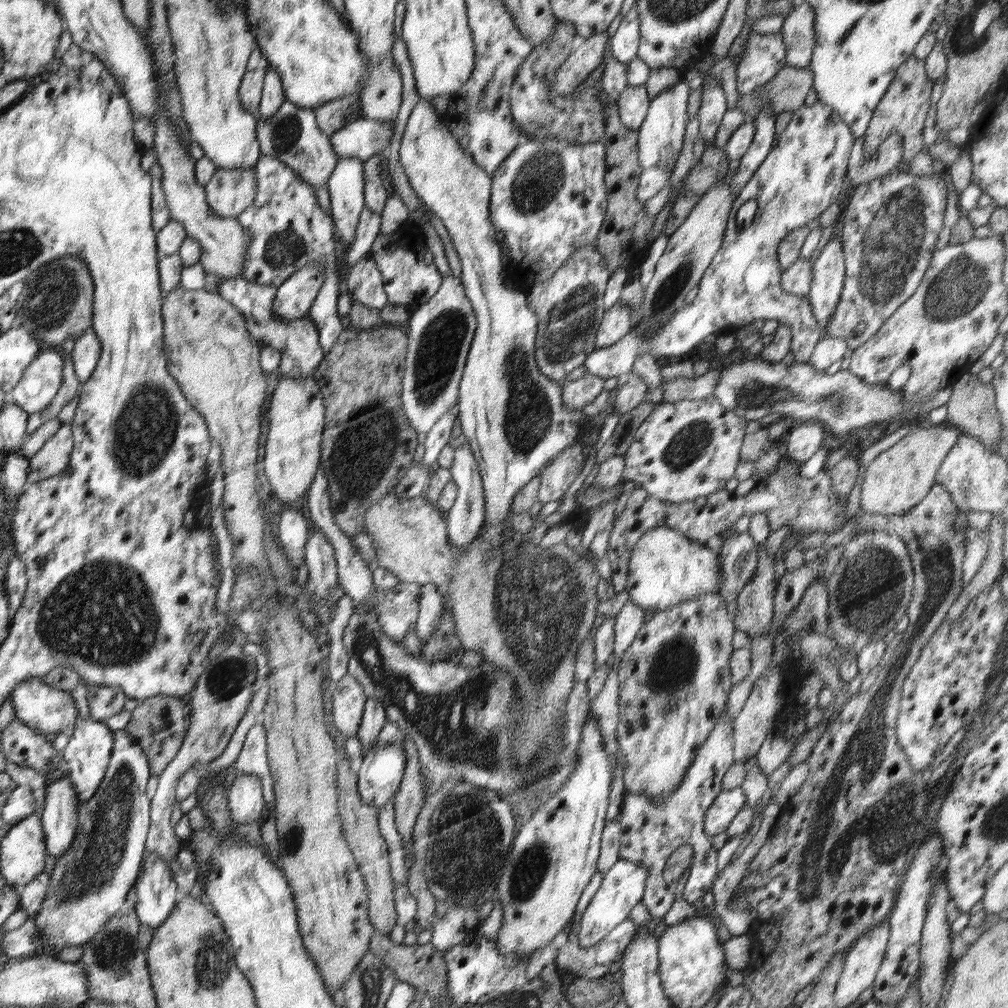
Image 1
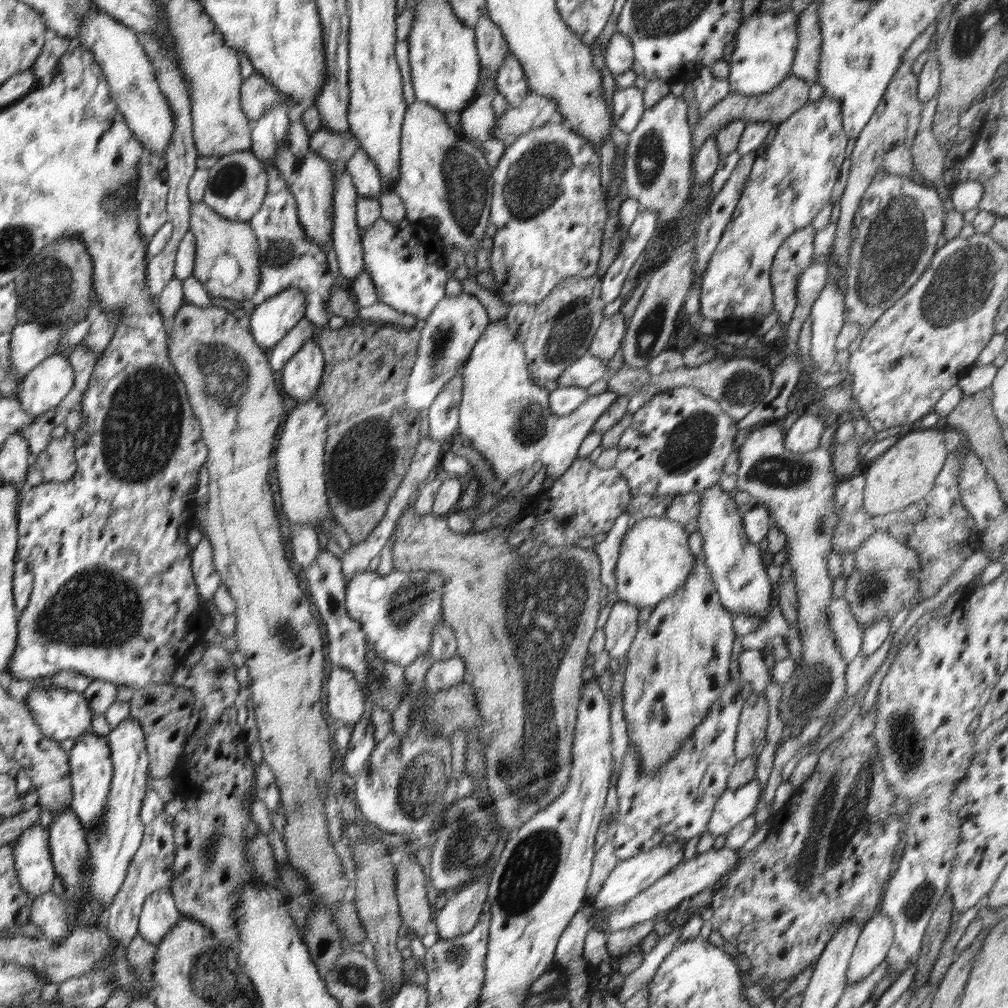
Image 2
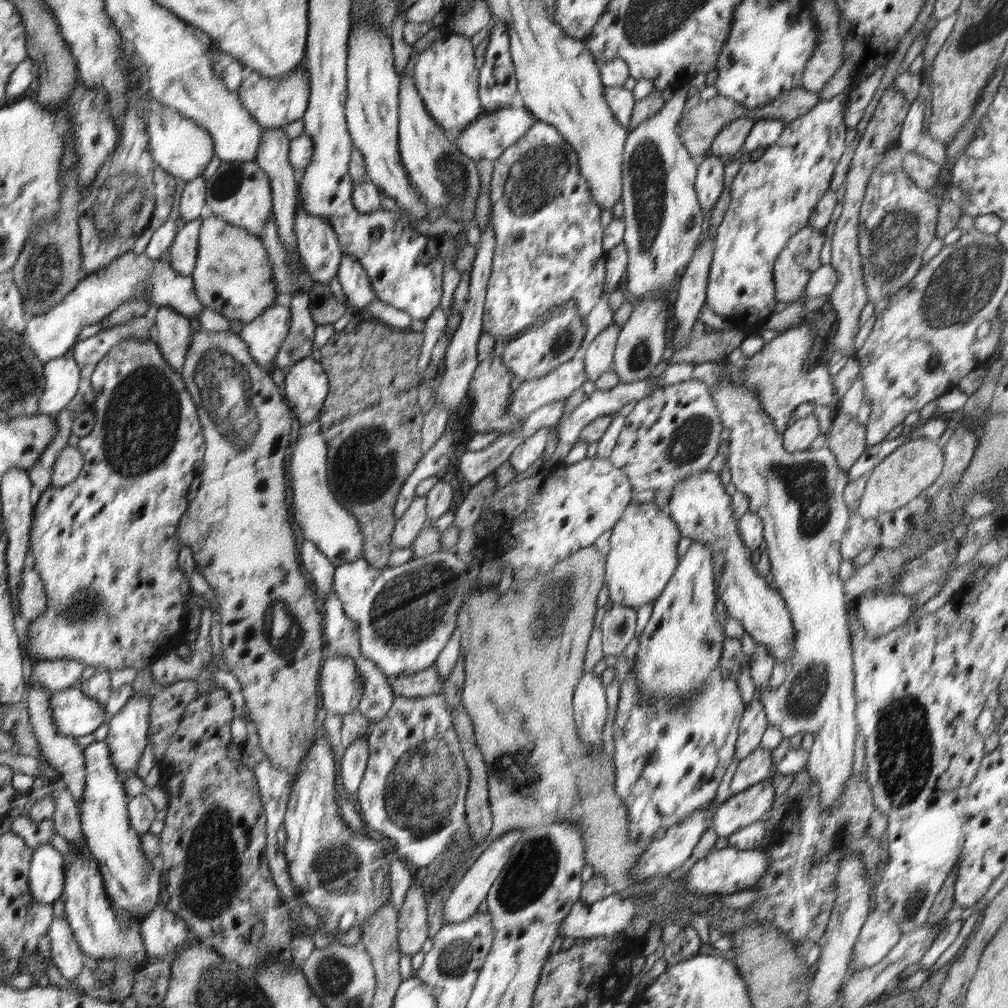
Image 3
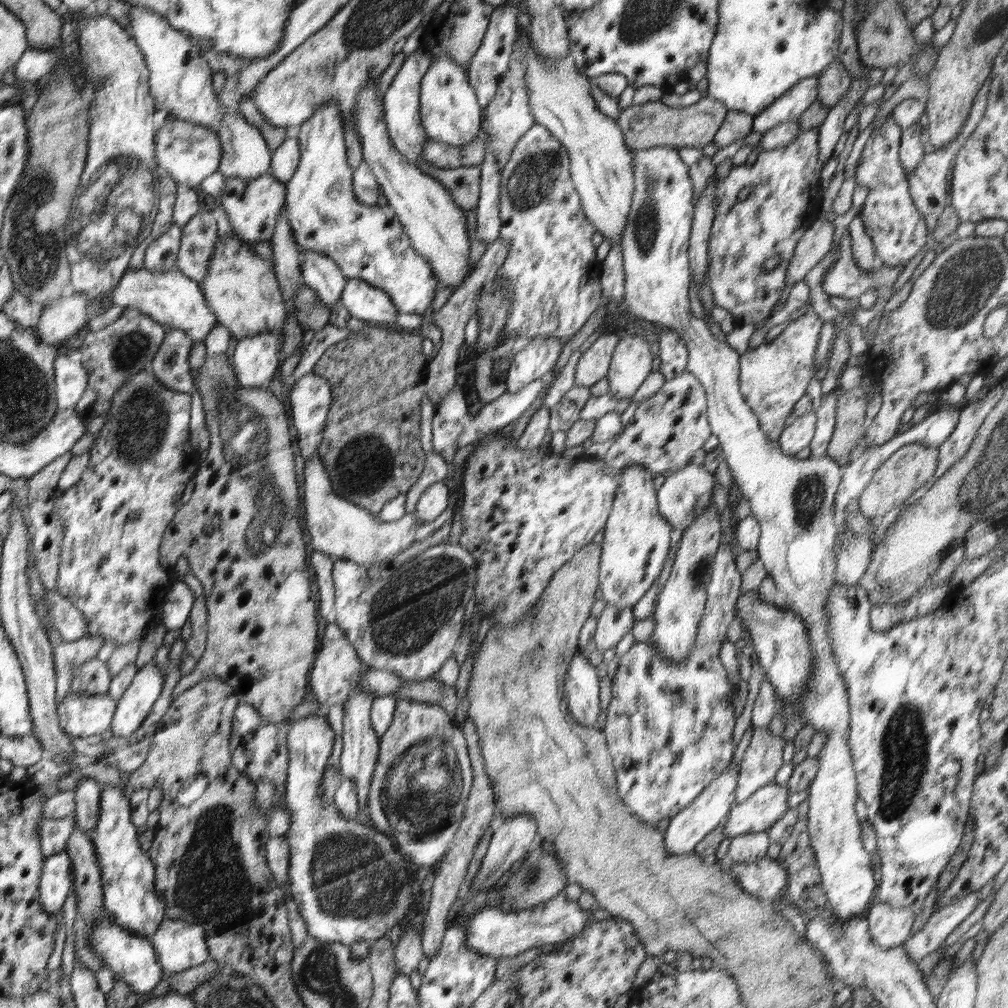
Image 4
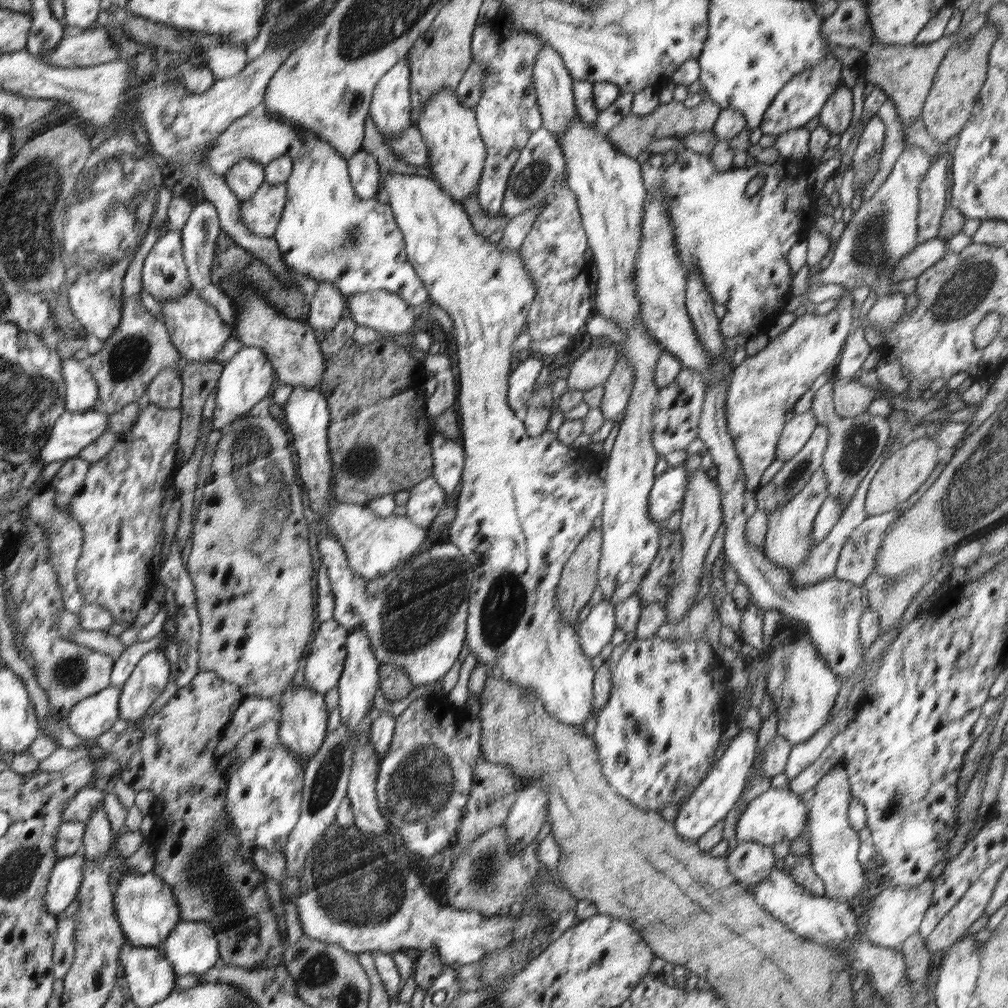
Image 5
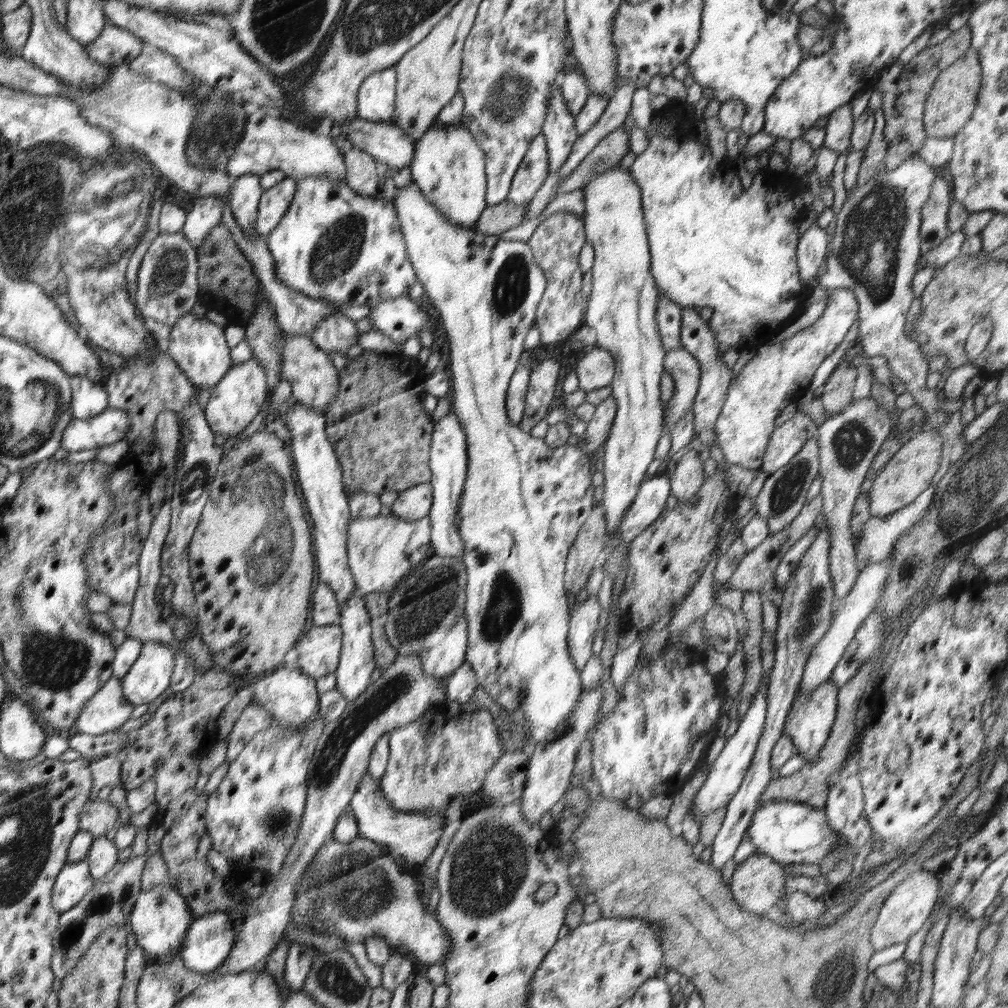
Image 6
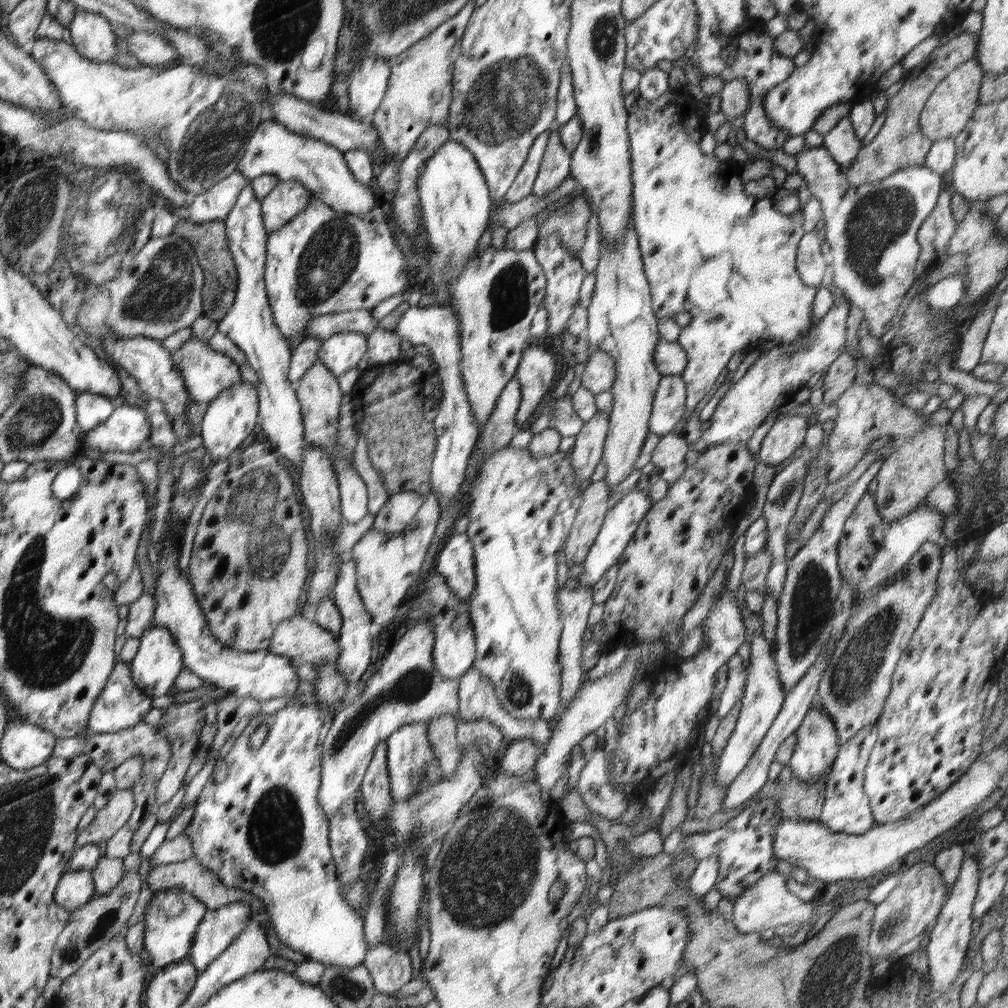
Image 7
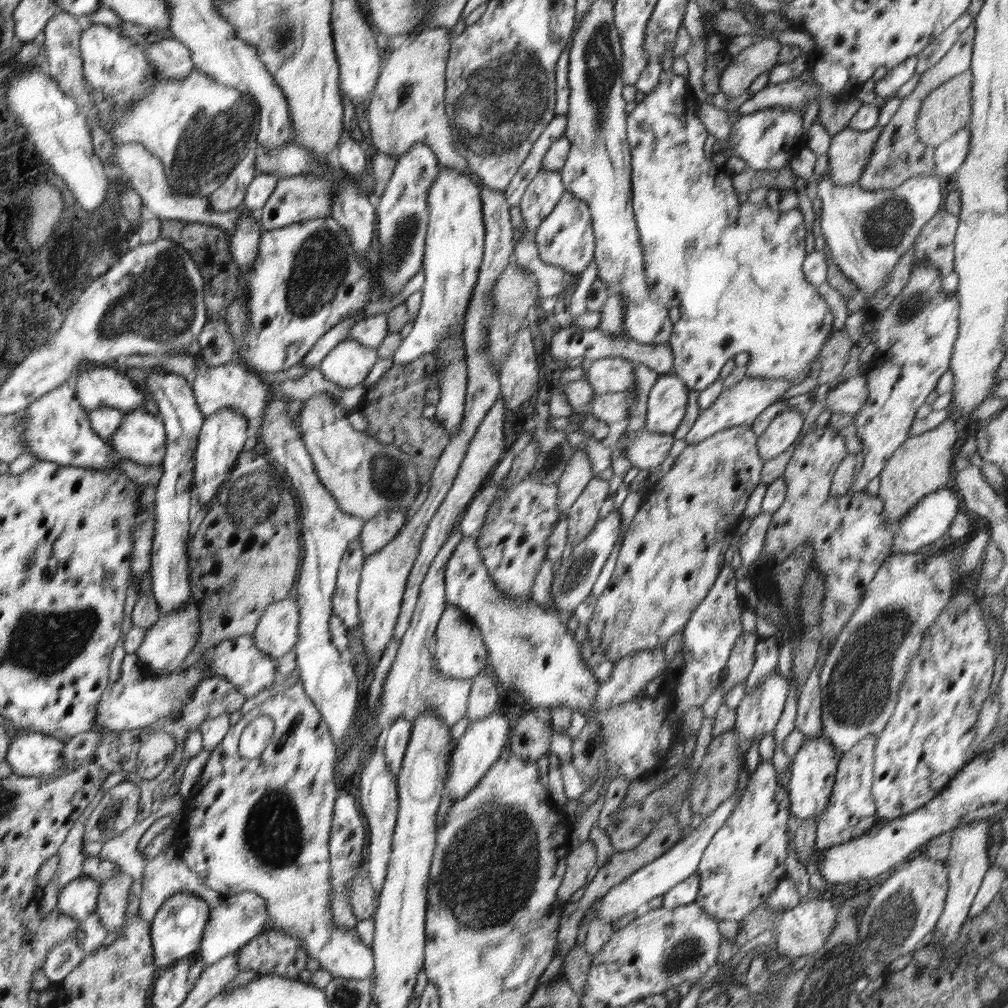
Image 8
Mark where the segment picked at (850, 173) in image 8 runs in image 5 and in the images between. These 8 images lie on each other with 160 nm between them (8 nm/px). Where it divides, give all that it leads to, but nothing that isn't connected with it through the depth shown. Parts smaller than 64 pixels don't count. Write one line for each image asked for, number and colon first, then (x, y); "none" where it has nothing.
5: (836, 115)
6: (838, 130)
7: (841, 142)

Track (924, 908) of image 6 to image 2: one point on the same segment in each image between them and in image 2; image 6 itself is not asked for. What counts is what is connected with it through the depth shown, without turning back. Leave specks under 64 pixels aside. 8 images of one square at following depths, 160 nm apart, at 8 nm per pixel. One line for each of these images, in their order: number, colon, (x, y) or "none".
2: (876, 937)
3: (880, 933)
4: (889, 926)
5: (896, 913)

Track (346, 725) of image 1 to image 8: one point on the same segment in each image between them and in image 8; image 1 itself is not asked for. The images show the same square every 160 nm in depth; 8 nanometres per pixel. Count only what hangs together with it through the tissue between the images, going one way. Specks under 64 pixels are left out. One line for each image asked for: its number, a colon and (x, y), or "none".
2: (346, 704)
3: (341, 685)
4: (337, 671)
5: (324, 664)
6: (319, 649)
7: (297, 638)
8: (276, 632)

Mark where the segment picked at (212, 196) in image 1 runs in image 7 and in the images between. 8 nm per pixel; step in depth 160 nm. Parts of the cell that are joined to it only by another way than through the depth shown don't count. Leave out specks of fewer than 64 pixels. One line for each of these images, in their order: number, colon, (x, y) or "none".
2: (237, 184)
3: (239, 192)
4: (252, 206)
5: (261, 214)
6: (274, 202)
7: (287, 199)

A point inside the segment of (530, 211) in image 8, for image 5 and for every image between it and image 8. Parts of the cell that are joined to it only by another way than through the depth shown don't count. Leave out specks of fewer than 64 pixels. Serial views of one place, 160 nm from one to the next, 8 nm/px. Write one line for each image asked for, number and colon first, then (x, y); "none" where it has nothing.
5: (553, 84)
6: (558, 128)
7: (554, 168)

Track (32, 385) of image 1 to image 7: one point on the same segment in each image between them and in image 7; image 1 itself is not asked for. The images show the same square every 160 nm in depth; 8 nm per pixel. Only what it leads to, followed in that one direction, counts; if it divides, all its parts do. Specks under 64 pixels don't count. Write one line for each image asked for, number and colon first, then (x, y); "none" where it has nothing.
2: (45, 387)
3: (62, 375)
4: (71, 378)
5: (81, 389)
6: (89, 399)
7: (92, 409)

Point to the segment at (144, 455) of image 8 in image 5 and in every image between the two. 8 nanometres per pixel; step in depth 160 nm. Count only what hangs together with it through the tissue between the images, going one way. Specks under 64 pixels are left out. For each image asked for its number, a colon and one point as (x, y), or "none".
5: (73, 431)
6: (112, 425)
7: (128, 428)

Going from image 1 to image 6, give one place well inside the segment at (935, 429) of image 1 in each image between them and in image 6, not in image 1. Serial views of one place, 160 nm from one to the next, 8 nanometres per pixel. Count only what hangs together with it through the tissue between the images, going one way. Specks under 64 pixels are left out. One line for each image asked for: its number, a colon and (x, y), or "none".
2: (904, 474)
3: (916, 464)
4: (904, 472)
5: (901, 475)
6: (910, 471)

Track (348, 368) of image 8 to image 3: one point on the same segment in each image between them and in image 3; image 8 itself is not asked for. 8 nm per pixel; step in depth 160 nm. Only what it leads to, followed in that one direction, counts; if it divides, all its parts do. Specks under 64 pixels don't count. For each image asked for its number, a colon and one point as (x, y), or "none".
3: (317, 243)
4: (319, 272)
5: (325, 310)
6: (336, 333)
7: (341, 352)

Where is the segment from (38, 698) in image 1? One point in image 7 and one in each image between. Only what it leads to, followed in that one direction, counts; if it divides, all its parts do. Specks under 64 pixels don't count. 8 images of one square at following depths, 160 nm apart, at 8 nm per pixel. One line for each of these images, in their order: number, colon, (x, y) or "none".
2: (60, 714)
3: (74, 714)
4: (79, 715)
5: (94, 715)
6: (108, 709)
7: (122, 704)

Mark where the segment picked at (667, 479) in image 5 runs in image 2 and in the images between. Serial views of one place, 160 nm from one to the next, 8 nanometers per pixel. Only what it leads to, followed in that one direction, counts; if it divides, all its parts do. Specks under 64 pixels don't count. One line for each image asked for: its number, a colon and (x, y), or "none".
2: (735, 566)
3: (699, 505)
4: (684, 495)

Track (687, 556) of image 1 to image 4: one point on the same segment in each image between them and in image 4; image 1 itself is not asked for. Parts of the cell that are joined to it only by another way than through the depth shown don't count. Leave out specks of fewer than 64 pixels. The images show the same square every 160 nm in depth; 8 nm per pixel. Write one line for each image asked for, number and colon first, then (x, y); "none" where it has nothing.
2: (654, 560)
3: (642, 557)
4: (636, 540)

